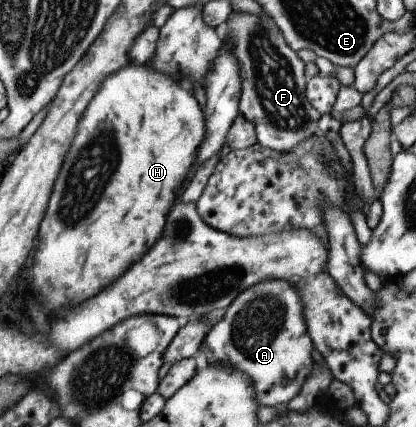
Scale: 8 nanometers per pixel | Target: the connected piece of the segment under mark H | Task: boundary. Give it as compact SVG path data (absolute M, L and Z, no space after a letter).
M128 64L124 68L120 68L118 72L110 74L98 94L92 98L90 106L86 108L86 112L82 114L80 122L78 122L78 130L76 130L76 138L72 140L70 148L68 148L68 154L64 156L64 162L62 162L62 168L60 168L60 174L58 174L58 180L56 180L56 186L52 190L52 196L50 196L50 204L48 204L48 210L44 214L43 220L40 224L40 232L38 232L38 252L34 256L34 268L28 270L26 278L32 282L32 286L36 288L36 294L38 298L44 302L44 304L52 304L52 308L64 308L72 302L82 302L84 298L90 298L94 294L98 294L104 286L108 286L110 282L114 282L118 276L122 276L132 260L140 258L152 242L156 242L156 238L160 236L162 232L162 226L166 222L166 212L170 210L170 204L172 207L179 200L174 198L176 196L176 188L182 188L184 180L188 178L194 162L196 162L196 154L198 154L198 148L204 140L204 134L206 134L206 118L204 113L200 109L196 98L194 97L193 88L188 90L184 83L178 84L174 78L154 70L152 66L142 66L142 64Z

